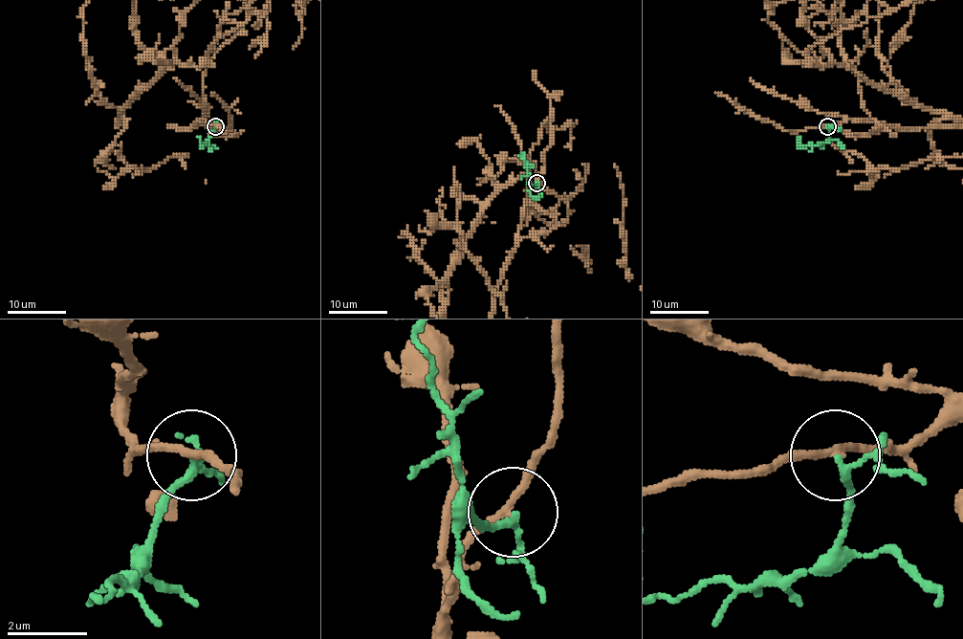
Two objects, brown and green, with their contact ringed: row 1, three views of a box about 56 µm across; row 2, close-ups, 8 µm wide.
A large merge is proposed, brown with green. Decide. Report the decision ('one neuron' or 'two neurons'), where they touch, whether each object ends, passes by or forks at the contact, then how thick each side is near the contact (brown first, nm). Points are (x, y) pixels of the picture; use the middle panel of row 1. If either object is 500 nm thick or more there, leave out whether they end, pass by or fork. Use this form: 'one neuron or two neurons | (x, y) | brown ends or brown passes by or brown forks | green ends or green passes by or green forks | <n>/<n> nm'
two neurons | (536, 183) | brown passes by | green passes by | 180/140 nm

